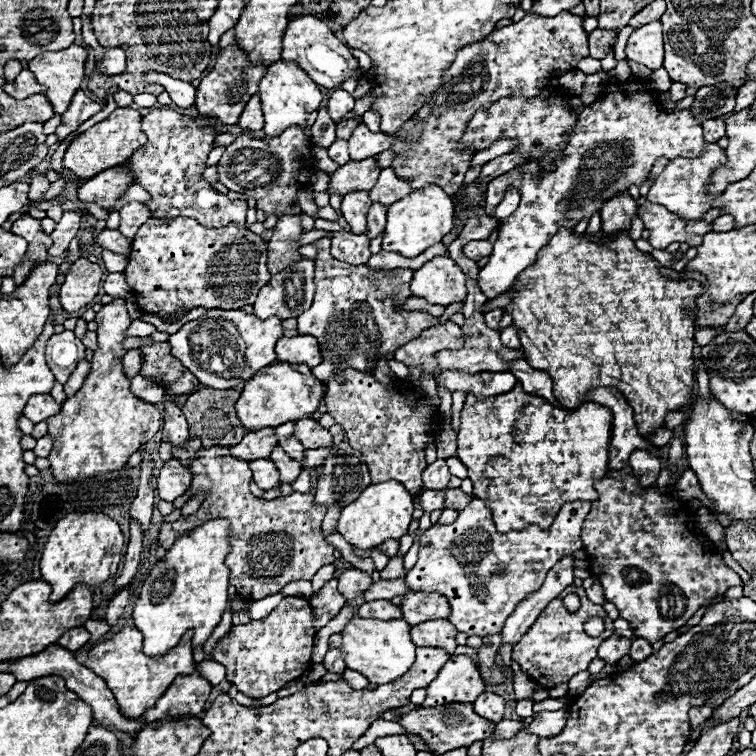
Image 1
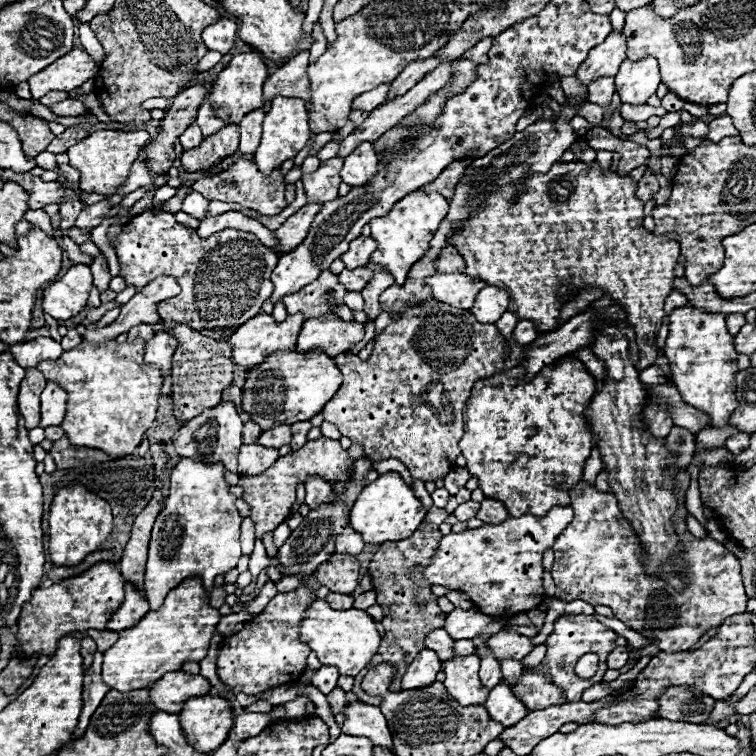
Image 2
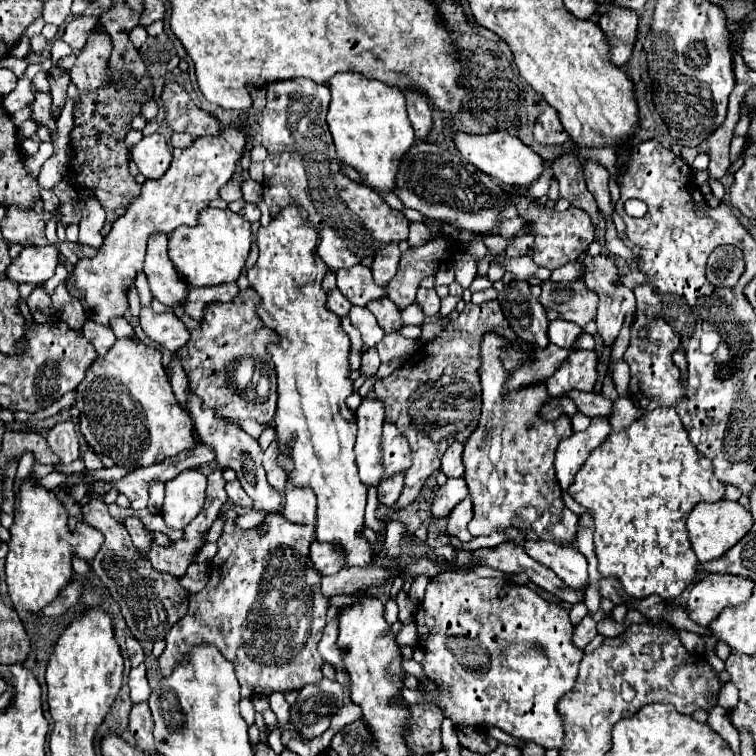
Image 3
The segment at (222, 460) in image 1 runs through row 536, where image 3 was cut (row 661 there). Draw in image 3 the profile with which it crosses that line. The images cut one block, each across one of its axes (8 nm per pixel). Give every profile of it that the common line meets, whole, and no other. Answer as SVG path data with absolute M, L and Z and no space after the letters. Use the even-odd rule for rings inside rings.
M234 510L224 512L224 530L222 536L218 538L218 552L212 560L210 580L206 588L190 596L188 614L180 618L164 638L166 648L160 656L162 674L168 676L172 668L184 658L184 654L190 652L192 646L206 642L216 646L224 654L224 658L234 664L242 698L250 698L254 694L302 690L306 684L320 682L324 660L318 654L316 644L318 638L322 638L322 630L326 626L328 598L320 592L322 574L314 570L308 552L310 544L314 542L314 526L298 526L286 522L280 514L274 514L266 516L264 522L268 524L268 532L260 536L256 530L236 528L234 518L236 518Z

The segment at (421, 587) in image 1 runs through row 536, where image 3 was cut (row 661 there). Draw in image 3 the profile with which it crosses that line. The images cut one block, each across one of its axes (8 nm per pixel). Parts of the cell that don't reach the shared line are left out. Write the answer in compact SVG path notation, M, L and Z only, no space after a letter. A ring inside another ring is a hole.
M444 572L438 578L430 578L414 620L418 626L418 644L424 650L420 664L426 678L436 686L436 694L430 694L420 682L418 690L424 694L424 702L438 704L454 726L472 726L478 730L500 728L514 738L536 742L542 748L562 746L564 728L556 702L574 686L582 660L582 650L572 644L574 626L566 610L546 602L528 586L512 588L502 578L482 578L476 572Z

